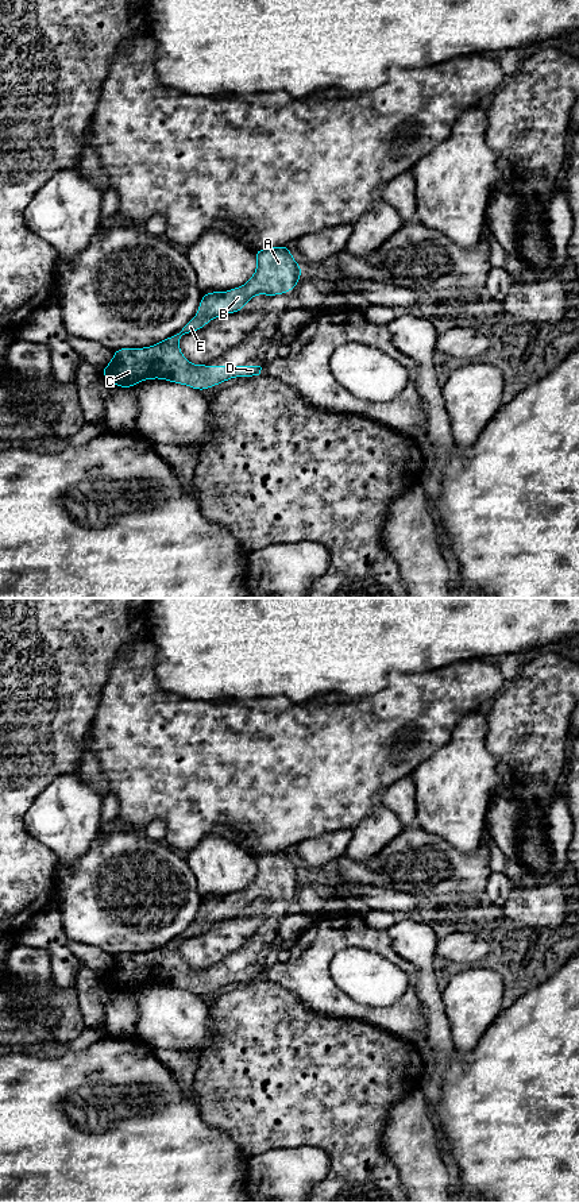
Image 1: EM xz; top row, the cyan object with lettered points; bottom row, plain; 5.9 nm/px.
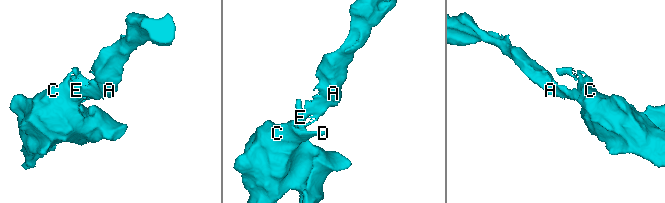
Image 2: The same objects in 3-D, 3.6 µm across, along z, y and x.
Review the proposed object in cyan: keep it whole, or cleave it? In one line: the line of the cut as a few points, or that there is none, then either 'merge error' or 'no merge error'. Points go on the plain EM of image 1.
no cut | no merge error

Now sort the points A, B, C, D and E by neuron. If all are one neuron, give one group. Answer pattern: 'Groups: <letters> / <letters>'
Groups: A B C D E

